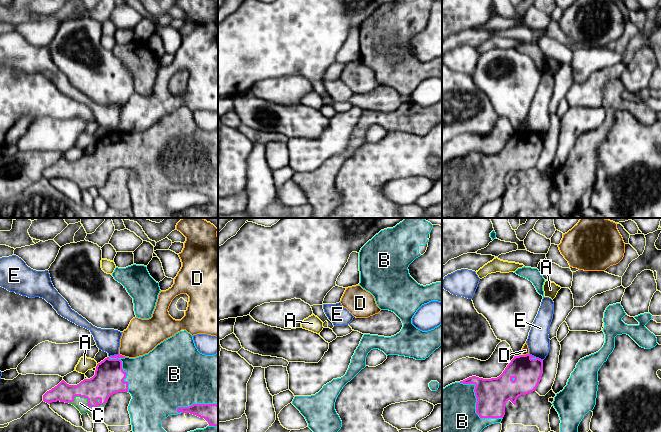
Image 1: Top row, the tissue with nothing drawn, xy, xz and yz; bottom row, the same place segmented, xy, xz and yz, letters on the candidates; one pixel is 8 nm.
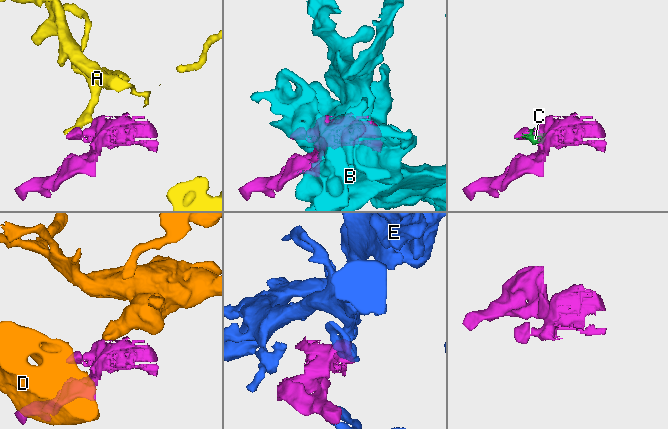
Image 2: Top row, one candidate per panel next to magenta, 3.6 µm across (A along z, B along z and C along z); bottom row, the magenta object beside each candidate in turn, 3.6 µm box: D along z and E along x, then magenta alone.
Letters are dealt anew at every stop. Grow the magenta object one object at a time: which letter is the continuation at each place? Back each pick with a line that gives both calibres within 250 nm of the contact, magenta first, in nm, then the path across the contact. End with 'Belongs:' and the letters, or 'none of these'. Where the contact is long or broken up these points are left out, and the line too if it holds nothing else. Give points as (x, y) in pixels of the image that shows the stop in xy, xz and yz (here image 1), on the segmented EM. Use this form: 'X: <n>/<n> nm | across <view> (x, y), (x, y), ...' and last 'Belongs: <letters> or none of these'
B: 260/360 nm
C: 240/100 nm
Belongs: B, C

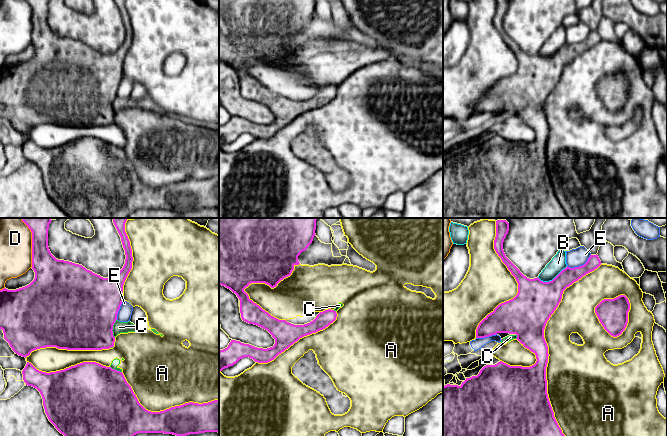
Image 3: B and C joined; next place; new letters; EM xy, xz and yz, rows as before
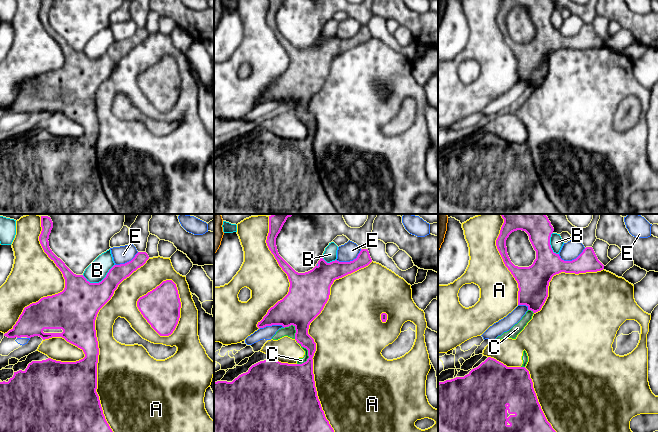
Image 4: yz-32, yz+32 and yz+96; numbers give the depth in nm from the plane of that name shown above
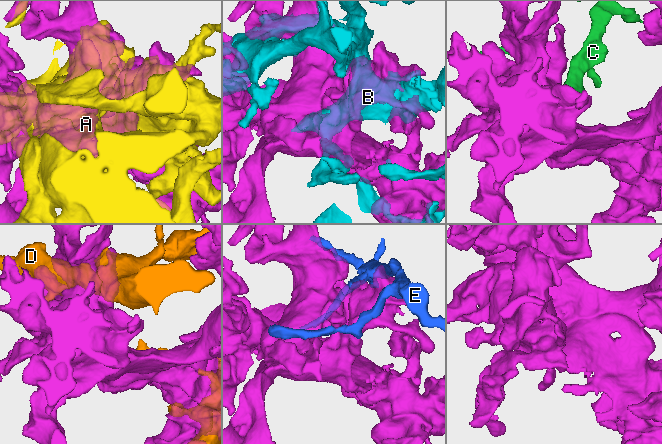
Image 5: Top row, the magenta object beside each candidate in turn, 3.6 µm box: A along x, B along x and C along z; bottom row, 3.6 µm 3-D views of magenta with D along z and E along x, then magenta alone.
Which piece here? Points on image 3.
Belongs: none of these

